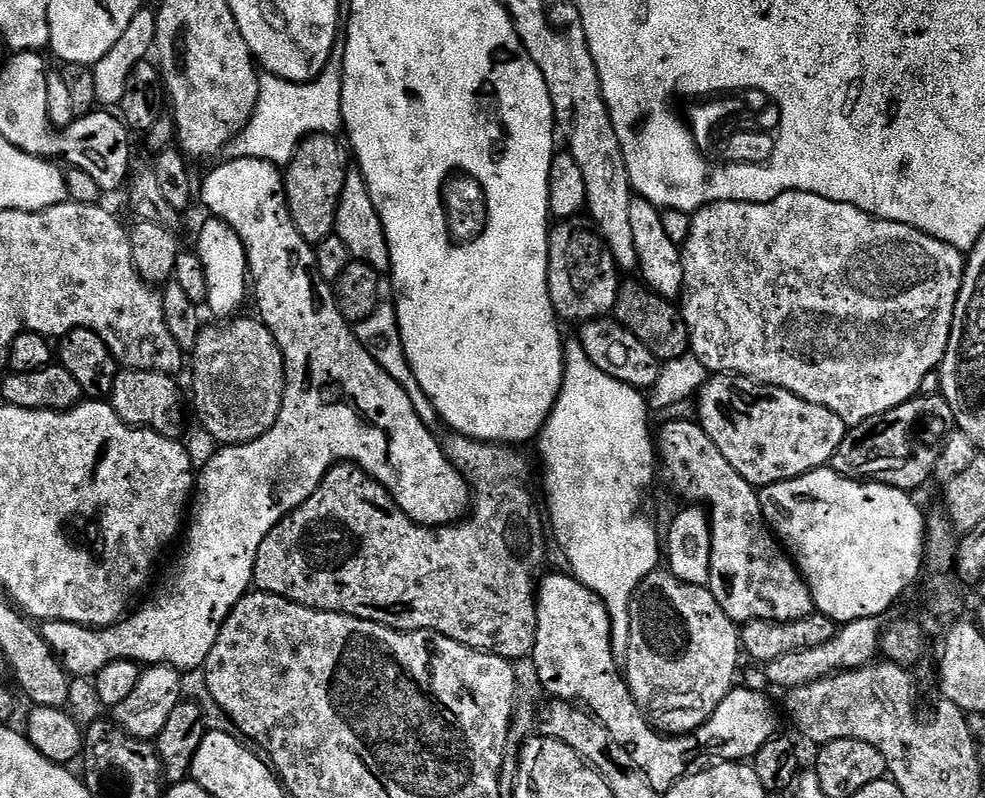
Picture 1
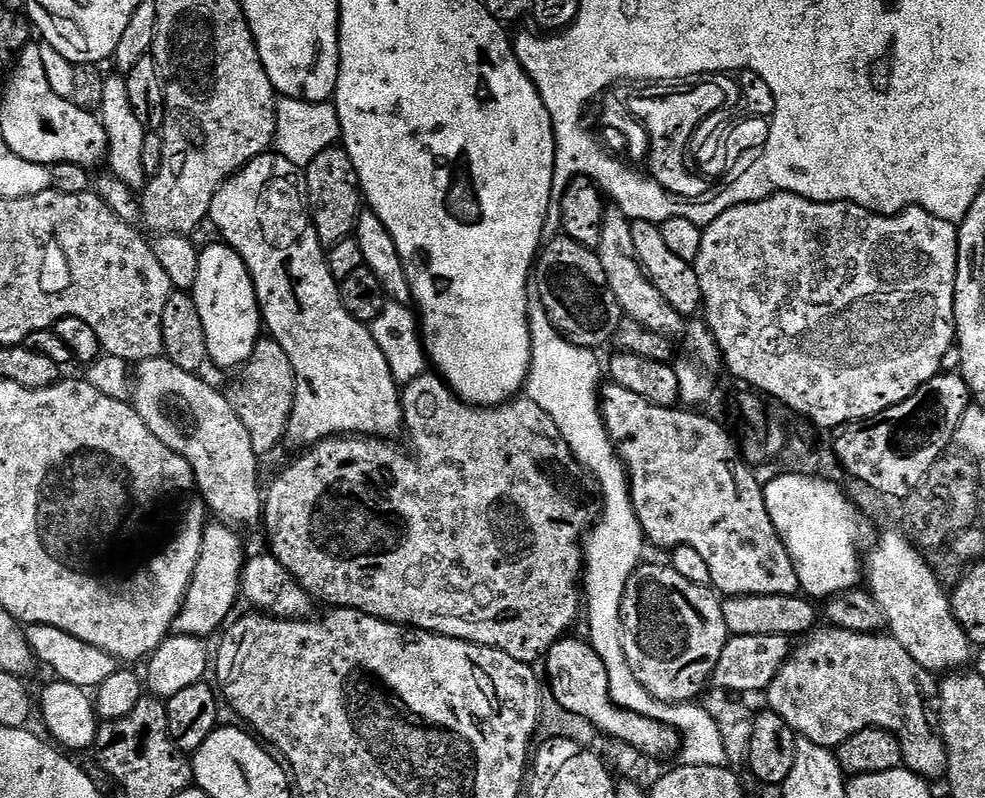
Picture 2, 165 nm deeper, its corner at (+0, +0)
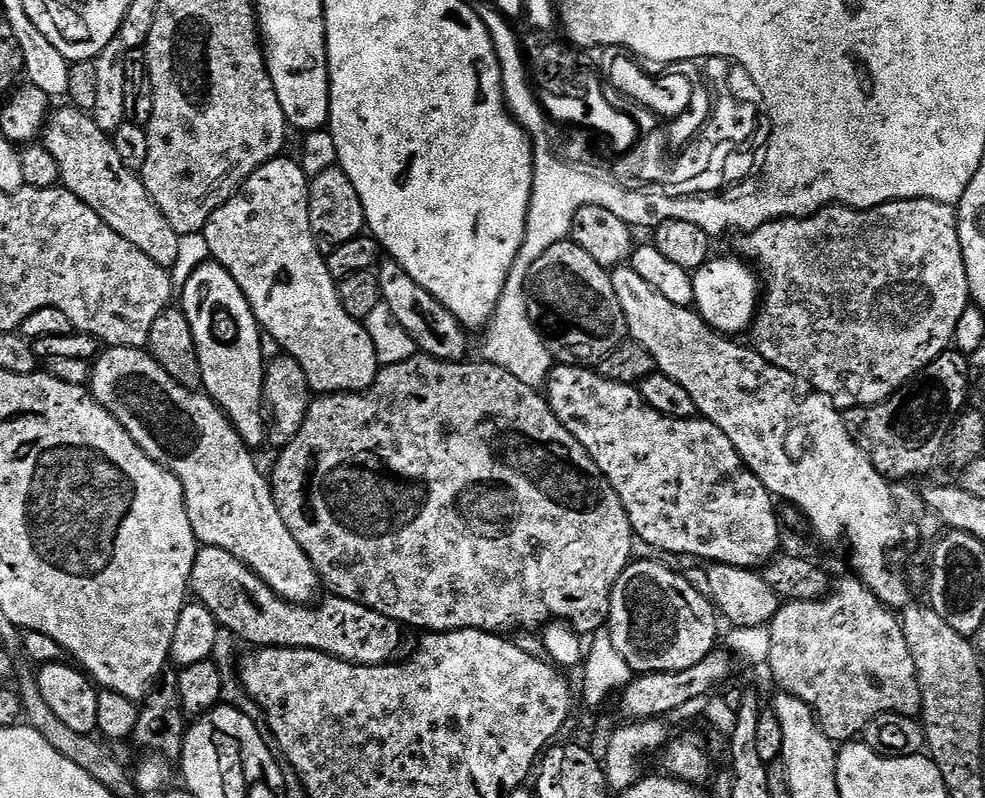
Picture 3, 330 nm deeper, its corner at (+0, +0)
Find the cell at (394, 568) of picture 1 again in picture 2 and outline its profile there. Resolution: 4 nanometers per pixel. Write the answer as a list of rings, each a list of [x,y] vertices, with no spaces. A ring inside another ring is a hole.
[[[421,374],[421,376],[419,376],[419,377],[418,377],[418,378],[414,378],[414,379],[413,379],[413,380],[412,380],[412,381],[410,381],[410,383],[408,383],[408,384],[405,384],[405,385],[403,385],[403,388],[402,388],[402,407],[403,407],[403,410],[404,410],[404,423],[403,423],[403,427],[404,427],[404,428],[405,428],[405,429],[407,429],[407,428],[412,428],[412,448],[413,448],[413,450],[414,450],[414,451],[416,451],[416,456],[407,456],[407,454],[406,454],[406,453],[404,453],[404,452],[403,452],[403,450],[402,450],[402,449],[400,449],[400,448],[399,448],[399,446],[398,446],[398,445],[396,445],[396,444],[392,444],[392,443],[396,443],[396,442],[389,442],[389,441],[388,441],[388,440],[387,440],[387,439],[384,439],[384,438],[377,438],[377,437],[375,437],[375,436],[362,436],[362,435],[359,435],[359,434],[341,434],[341,435],[338,435],[338,436],[334,436],[334,437],[331,437],[331,438],[329,438],[329,439],[326,439],[326,440],[322,440],[322,441],[320,441],[320,443],[319,443],[319,444],[314,444],[314,445],[311,445],[311,447],[309,447],[309,448],[308,448],[308,449],[307,449],[307,451],[305,451],[305,452],[304,452],[304,453],[303,453],[303,454],[300,454],[300,455],[297,455],[297,456],[300,456],[300,457],[298,457],[298,458],[297,458],[297,460],[296,460],[296,461],[294,461],[294,462],[293,462],[293,464],[292,464],[292,465],[290,465],[290,466],[289,466],[289,468],[284,468],[284,469],[282,469],[282,470],[281,470],[281,472],[280,472],[280,477],[278,477],[278,478],[277,478],[277,480],[276,480],[276,481],[274,481],[274,482],[273,482],[273,484],[272,484],[272,485],[270,485],[270,486],[269,486],[269,488],[268,488],[268,485],[267,485],[267,488],[266,488],[266,495],[265,495],[265,496],[264,496],[264,497],[263,497],[263,500],[262,500],[262,528],[265,528],[265,530],[266,530],[266,531],[268,531],[268,544],[269,544],[269,546],[270,546],[270,547],[272,547],[272,548],[269,548],[269,549],[270,549],[270,555],[272,555],[272,556],[273,556],[273,558],[274,558],[274,559],[276,559],[276,560],[277,560],[277,561],[278,561],[278,562],[279,562],[279,564],[281,564],[281,566],[283,566],[283,568],[285,568],[285,569],[286,569],[286,571],[287,571],[287,572],[289,572],[289,573],[290,573],[290,574],[291,574],[291,576],[293,576],[293,577],[294,577],[294,579],[295,579],[295,580],[297,580],[297,581],[298,581],[298,583],[299,583],[299,584],[300,584],[300,585],[301,585],[301,586],[303,586],[303,588],[305,588],[305,589],[306,589],[306,591],[308,591],[308,594],[309,594],[309,596],[311,596],[311,597],[313,597],[313,598],[315,598],[315,599],[316,599],[316,600],[317,600],[317,601],[320,601],[320,600],[325,600],[325,602],[326,602],[326,603],[328,603],[328,604],[332,604],[332,605],[328,605],[328,606],[335,606],[335,607],[336,607],[336,608],[353,608],[353,609],[354,609],[354,610],[358,610],[358,611],[359,611],[359,612],[364,612],[364,613],[365,613],[365,614],[367,614],[367,615],[368,615],[368,616],[373,616],[373,617],[374,617],[374,618],[378,618],[378,619],[379,619],[379,620],[388,620],[388,621],[390,621],[390,622],[391,622],[391,623],[392,623],[392,624],[400,624],[400,623],[401,623],[401,622],[406,622],[406,624],[407,624],[407,627],[409,627],[409,628],[414,628],[414,629],[417,629],[417,630],[419,630],[419,631],[422,631],[422,632],[437,632],[437,633],[438,633],[438,635],[439,635],[439,636],[449,636],[449,637],[450,637],[450,638],[454,638],[454,639],[455,639],[455,640],[465,640],[465,641],[466,641],[466,642],[470,642],[470,643],[471,643],[471,644],[481,644],[481,645],[482,645],[482,646],[490,646],[490,647],[491,647],[491,648],[497,648],[497,649],[498,649],[498,650],[502,650],[502,651],[503,651],[503,652],[505,652],[505,653],[506,653],[506,654],[510,654],[510,658],[514,658],[514,659],[515,659],[515,660],[517,660],[517,661],[518,661],[518,662],[522,662],[522,663],[523,663],[523,664],[531,664],[531,665],[535,665],[535,664],[536,664],[536,663],[537,663],[537,661],[536,661],[536,660],[540,660],[540,661],[543,661],[543,660],[544,660],[544,659],[545,659],[545,657],[547,657],[547,655],[548,655],[548,651],[549,651],[549,649],[551,649],[551,648],[552,648],[552,647],[553,647],[553,645],[555,645],[555,644],[556,644],[556,643],[557,643],[557,641],[559,641],[559,640],[560,640],[560,639],[561,639],[561,638],[562,638],[562,637],[563,637],[563,636],[564,636],[564,635],[565,635],[565,634],[568,634],[568,633],[571,633],[571,632],[568,632],[568,631],[570,631],[570,630],[571,630],[571,628],[572,628],[572,623],[574,623],[574,622],[575,622],[575,620],[576,620],[576,615],[578,615],[578,614],[579,614],[579,612],[580,612],[580,615],[581,615],[581,612],[582,612],[582,588],[581,588],[581,585],[580,585],[580,583],[581,583],[581,580],[582,580],[582,541],[583,541],[583,540],[584,540],[584,539],[585,539],[585,536],[586,536],[586,533],[587,533],[587,532],[588,532],[588,531],[589,531],[589,529],[591,529],[591,527],[592,527],[592,525],[593,525],[593,523],[594,523],[594,521],[595,521],[595,520],[596,520],[596,519],[597,519],[597,516],[598,516],[598,508],[597,508],[597,505],[596,505],[596,508],[595,508],[595,506],[594,506],[594,505],[592,505],[592,496],[593,496],[593,500],[594,500],[594,488],[593,488],[593,485],[592,485],[592,484],[591,484],[591,483],[590,483],[590,476],[589,476],[589,473],[588,473],[588,472],[587,472],[587,471],[586,471],[586,469],[585,469],[585,467],[584,467],[584,465],[582,465],[582,464],[580,464],[580,463],[578,463],[578,461],[576,461],[576,456],[575,456],[575,455],[574,455],[574,453],[573,453],[573,452],[572,452],[572,451],[571,451],[571,450],[570,450],[570,446],[566,446],[566,438],[562,438],[562,434],[561,434],[561,433],[560,433],[560,431],[559,431],[559,430],[558,430],[558,426],[554,426],[554,422],[553,422],[553,421],[552,421],[552,419],[551,419],[551,418],[550,418],[550,414],[546,414],[546,410],[542,410],[542,406],[538,406],[538,405],[537,405],[537,404],[536,404],[536,403],[534,403],[534,401],[533,401],[533,400],[530,400],[530,399],[527,399],[527,398],[513,398],[513,399],[511,399],[511,400],[509,400],[509,401],[508,401],[508,403],[507,403],[507,404],[497,404],[497,405],[495,405],[495,406],[493,406],[493,407],[490,407],[490,408],[481,408],[481,407],[479,407],[479,406],[473,406],[473,405],[471,405],[471,404],[465,404],[465,403],[464,403],[464,401],[463,401],[463,400],[461,400],[461,399],[460,399],[460,397],[459,397],[459,396],[457,396],[457,395],[456,395],[456,393],[455,393],[455,392],[453,392],[453,391],[452,391],[452,389],[451,389],[451,388],[449,388],[449,387],[448,387],[448,385],[447,385],[447,384],[445,384],[445,383],[444,383],[444,381],[443,381],[443,379],[441,379],[441,377],[440,377],[440,376],[439,376],[439,375],[436,375],[436,374],[431,374],[431,375],[432,375],[432,376],[428,376],[428,374]]]

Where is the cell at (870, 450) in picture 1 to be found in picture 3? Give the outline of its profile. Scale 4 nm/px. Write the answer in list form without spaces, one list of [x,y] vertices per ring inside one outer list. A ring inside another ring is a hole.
[[[955,350],[943,352],[934,362],[930,362],[915,382],[900,389],[880,404],[866,404],[858,408],[847,409],[843,413],[850,438],[859,446],[866,458],[883,476],[892,482],[908,482],[911,476],[924,476],[932,467],[937,466],[947,442],[947,435],[955,426],[955,420],[965,411],[968,400],[968,360],[965,353]]]

